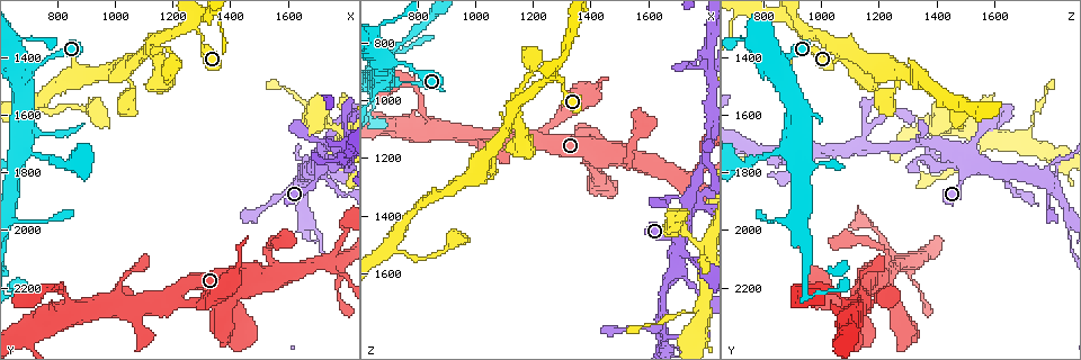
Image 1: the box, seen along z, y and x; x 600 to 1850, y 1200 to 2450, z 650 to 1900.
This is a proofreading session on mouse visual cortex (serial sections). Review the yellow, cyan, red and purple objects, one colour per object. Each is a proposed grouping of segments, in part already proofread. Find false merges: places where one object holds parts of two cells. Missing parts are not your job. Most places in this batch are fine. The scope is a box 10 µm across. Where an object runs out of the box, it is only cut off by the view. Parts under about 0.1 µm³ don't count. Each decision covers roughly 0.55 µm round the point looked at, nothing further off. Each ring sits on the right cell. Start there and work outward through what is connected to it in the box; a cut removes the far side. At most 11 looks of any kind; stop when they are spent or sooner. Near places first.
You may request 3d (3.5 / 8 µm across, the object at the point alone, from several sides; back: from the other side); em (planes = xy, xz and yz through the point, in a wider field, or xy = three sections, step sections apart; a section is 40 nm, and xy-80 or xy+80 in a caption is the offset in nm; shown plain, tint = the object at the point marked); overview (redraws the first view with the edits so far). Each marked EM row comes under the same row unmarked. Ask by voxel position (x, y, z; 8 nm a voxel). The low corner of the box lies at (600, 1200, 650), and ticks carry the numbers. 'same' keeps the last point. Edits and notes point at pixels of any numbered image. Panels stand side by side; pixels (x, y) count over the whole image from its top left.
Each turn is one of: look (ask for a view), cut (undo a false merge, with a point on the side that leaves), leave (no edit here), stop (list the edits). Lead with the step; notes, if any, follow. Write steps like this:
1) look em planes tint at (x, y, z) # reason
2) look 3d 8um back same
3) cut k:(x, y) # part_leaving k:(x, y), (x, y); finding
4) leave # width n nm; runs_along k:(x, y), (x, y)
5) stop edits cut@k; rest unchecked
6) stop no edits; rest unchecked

look 3d 3.5um at (1260, 1290, 920) # two arms in line, one across

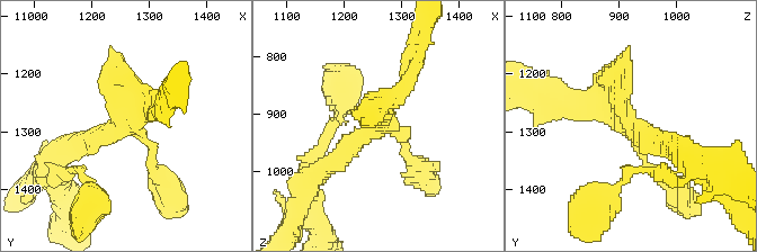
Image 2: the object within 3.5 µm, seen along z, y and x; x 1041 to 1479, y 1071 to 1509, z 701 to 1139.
look em xy step 5 tint at (1270, 1290, 915) # need the tissue

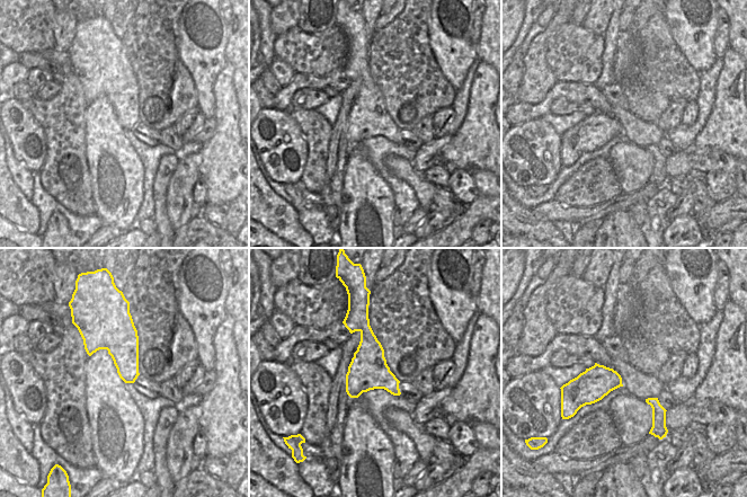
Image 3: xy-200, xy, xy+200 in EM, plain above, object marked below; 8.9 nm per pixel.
look em xy step 3 tint same

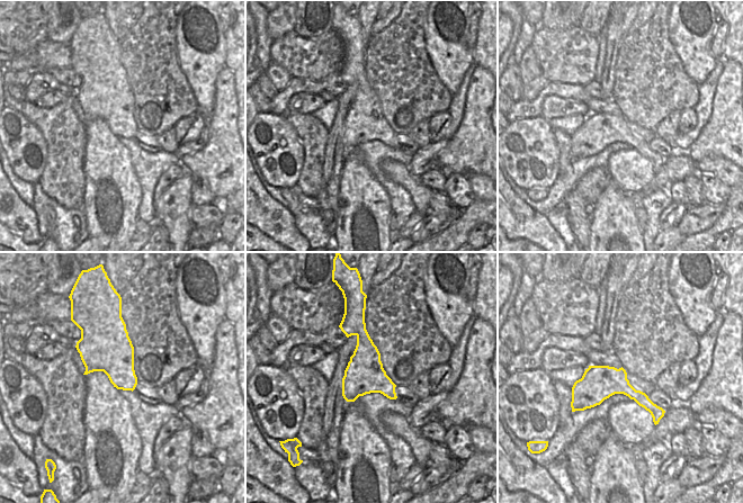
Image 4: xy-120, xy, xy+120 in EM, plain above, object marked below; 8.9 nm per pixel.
leave # width 340 nm; runs_along 2:(162, 176), (134, 127), (72, 144); continuous, no second cell

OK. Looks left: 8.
look 3d 3.5um back at (1710, 1780, 1500) # four or more arms meet

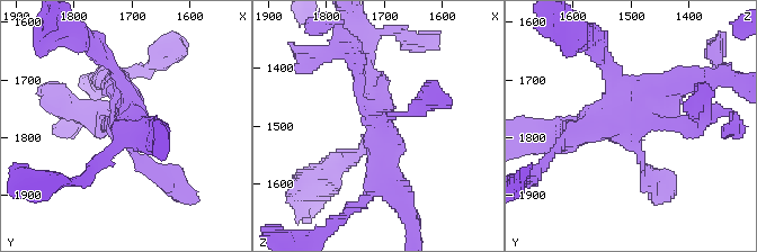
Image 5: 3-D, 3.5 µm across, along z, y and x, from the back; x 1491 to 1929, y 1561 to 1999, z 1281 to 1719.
look em xy step 1 tint at (1705, 1780, 1495)

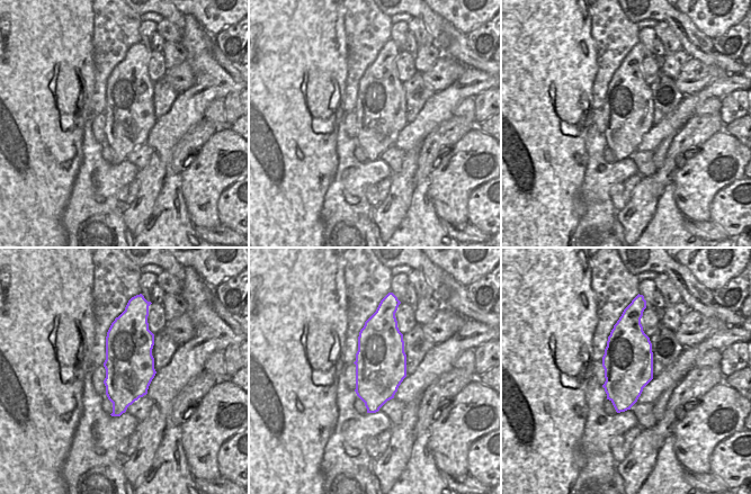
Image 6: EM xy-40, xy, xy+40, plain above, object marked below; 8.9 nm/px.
leave # runs_along 5:(169, 180), (131, 149), (110, 83); one cell here

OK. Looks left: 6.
look 3d 3.5um at (1650, 1820, 1770) # sharp bend

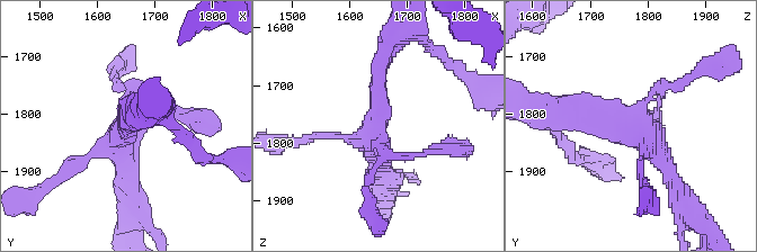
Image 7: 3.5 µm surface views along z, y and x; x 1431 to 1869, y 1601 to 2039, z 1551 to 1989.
look em xy step 1 tint at (1640, 1830, 1775) # need the tissue

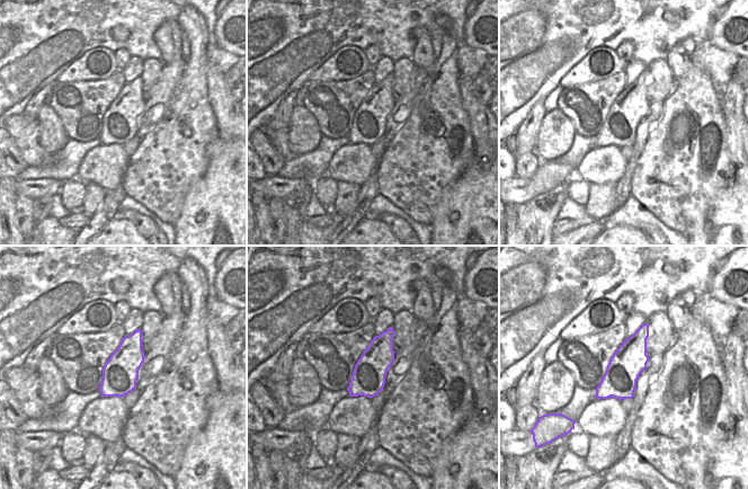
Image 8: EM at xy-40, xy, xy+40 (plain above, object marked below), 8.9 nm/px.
look em xy step 5 tint same

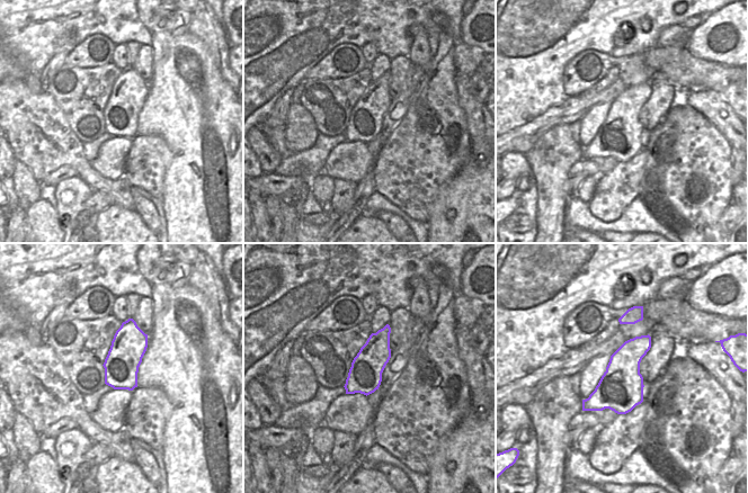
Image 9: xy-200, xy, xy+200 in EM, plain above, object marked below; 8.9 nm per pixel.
leave # runs_along 7:(562, 116), (632, 129), (678, 188); continuous, no second cell

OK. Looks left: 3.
look 3d 3.5um back at (680, 1710, 890)

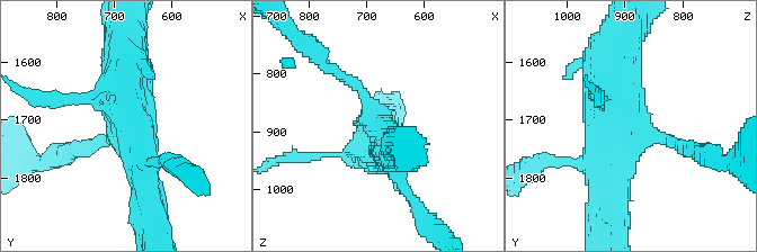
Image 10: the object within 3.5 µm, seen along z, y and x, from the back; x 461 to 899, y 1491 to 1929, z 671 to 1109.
look em xy step 3 tint at (680, 1705, 890)

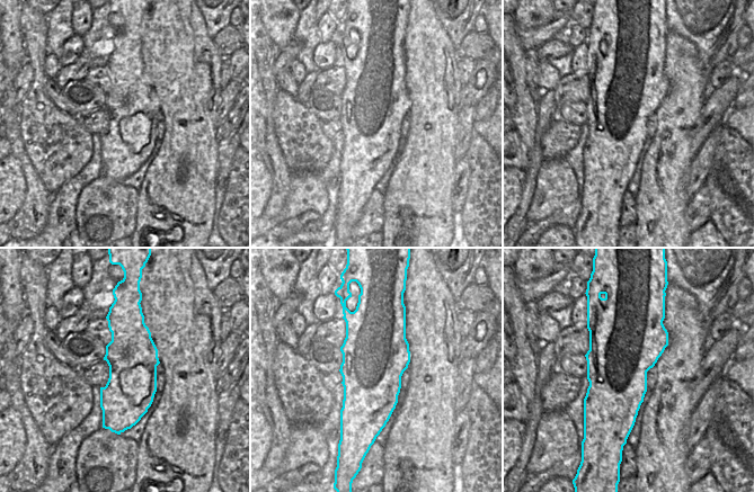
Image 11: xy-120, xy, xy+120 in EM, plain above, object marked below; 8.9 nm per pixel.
leave # runs_along 10:(125, 34), (142, 179); one cell here

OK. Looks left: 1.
stop no edits; rest unchecked

